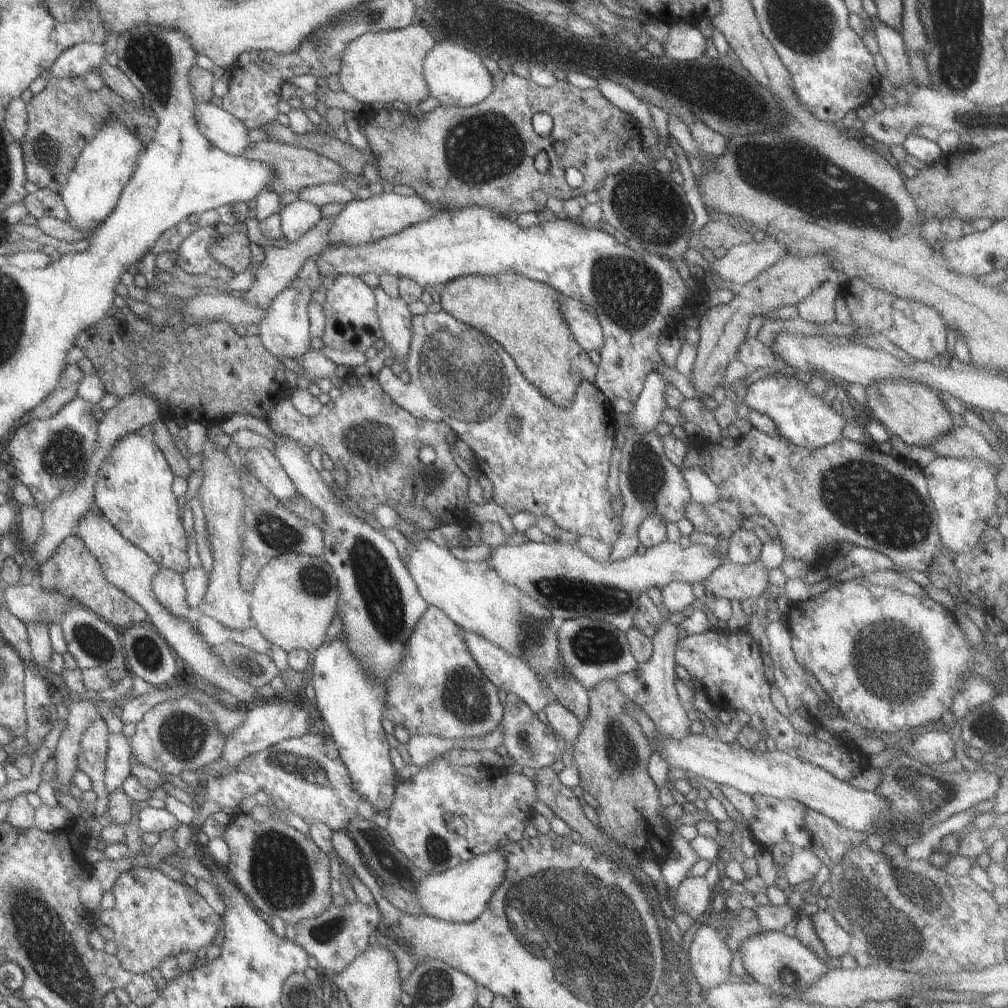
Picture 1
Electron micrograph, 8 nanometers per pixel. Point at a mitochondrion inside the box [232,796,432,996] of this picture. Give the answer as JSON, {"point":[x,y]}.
{"point":[281,872]}

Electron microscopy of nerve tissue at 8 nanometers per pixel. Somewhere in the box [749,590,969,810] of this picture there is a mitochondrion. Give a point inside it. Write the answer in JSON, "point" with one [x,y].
{"point":[894,658]}

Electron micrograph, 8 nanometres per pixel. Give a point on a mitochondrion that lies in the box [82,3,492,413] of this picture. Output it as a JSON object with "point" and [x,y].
{"point":[147,54]}

